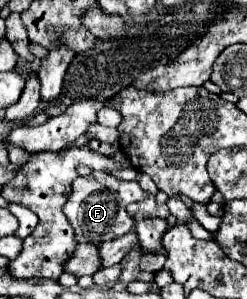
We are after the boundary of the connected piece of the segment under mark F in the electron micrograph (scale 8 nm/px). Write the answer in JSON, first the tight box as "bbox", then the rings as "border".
{"bbox":[63,172,143,246],"border":[[[93,172],[91,178],[77,178],[73,184],[73,194],[63,206],[63,214],[71,222],[75,230],[75,238],[79,244],[83,242],[95,242],[95,246],[101,246],[107,240],[119,238],[127,234],[135,220],[127,214],[125,206],[129,202],[137,202],[143,198],[143,190],[137,182],[123,182],[113,178],[107,172]]]}

